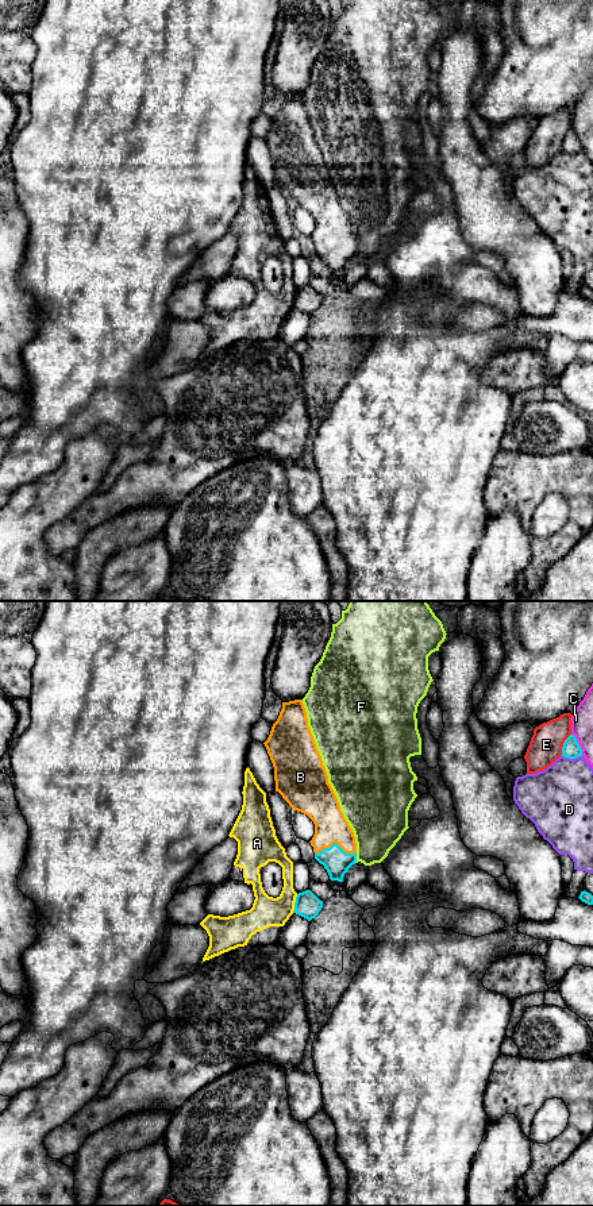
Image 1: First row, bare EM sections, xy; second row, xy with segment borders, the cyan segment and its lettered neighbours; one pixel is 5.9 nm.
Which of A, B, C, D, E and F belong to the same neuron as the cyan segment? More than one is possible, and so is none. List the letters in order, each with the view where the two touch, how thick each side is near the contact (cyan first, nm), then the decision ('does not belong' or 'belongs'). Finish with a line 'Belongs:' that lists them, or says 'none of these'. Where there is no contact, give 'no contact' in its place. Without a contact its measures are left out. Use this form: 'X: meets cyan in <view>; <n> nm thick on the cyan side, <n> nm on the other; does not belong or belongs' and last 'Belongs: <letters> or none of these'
A: meets cyan in xy; 150 nm thick on the cyan side, 180 nm on the other; does not belong
B: meets cyan in xy; 160 nm thick on the cyan side, 200 nm on the other; belongs
C: meets cyan in xy; 110 nm thick on the cyan side, 130 nm on the other; does not belong
D: meets cyan in xy; 110 nm thick on the cyan side, 380 nm on the other; does not belong
E: meets cyan in xy; 110 nm thick on the cyan side, 190 nm on the other; does not belong
F: meets cyan in xy; 160 nm thick on the cyan side, 320 nm on the other; does not belong
Belongs: B

